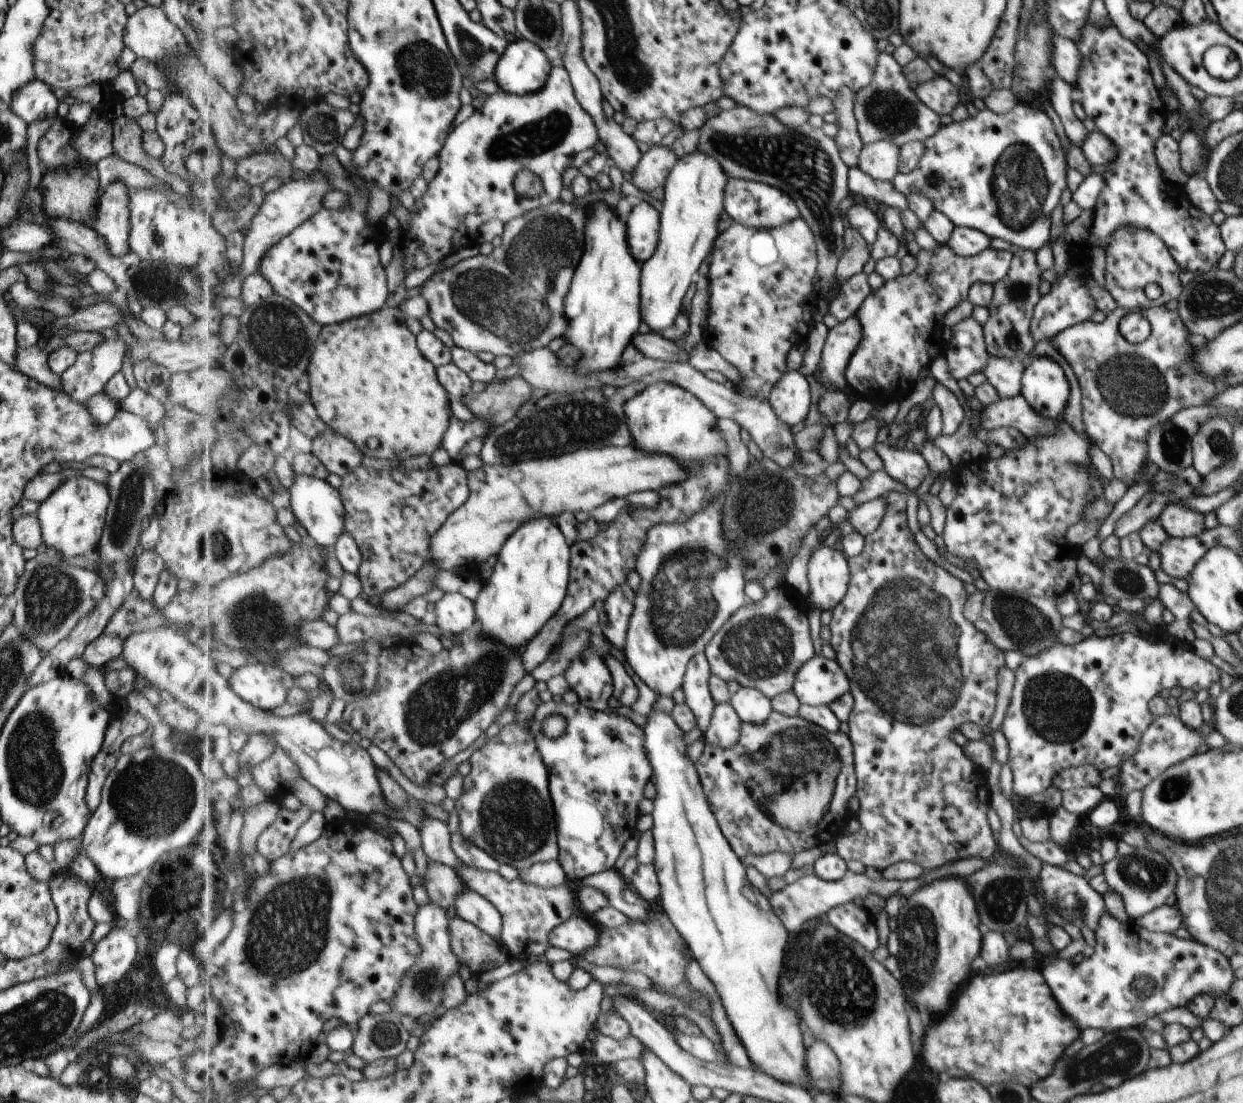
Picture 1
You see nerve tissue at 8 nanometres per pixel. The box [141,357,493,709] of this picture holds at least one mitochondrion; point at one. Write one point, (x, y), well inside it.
(253, 619)

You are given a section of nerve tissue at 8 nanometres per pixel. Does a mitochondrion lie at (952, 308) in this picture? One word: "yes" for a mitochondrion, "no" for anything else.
no

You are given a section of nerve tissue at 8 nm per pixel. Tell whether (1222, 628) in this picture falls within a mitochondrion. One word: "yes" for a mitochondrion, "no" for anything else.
no

